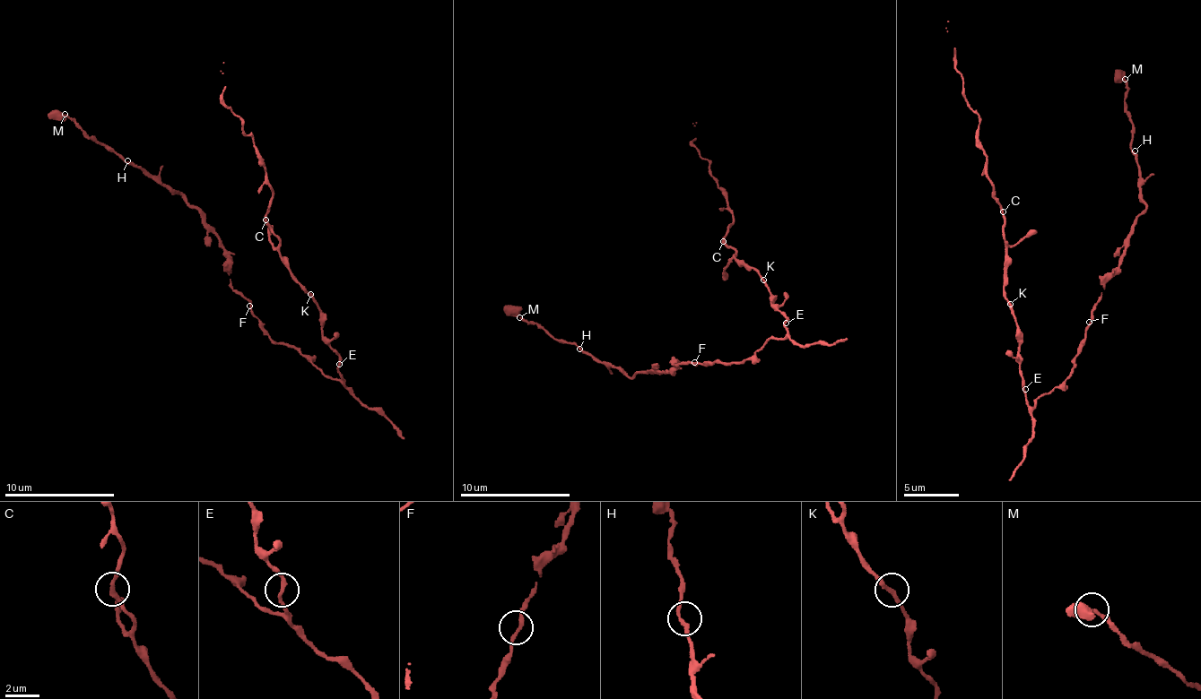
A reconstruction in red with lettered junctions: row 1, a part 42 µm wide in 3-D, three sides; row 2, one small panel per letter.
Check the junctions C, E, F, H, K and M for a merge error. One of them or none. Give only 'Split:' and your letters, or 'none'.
Split: none

